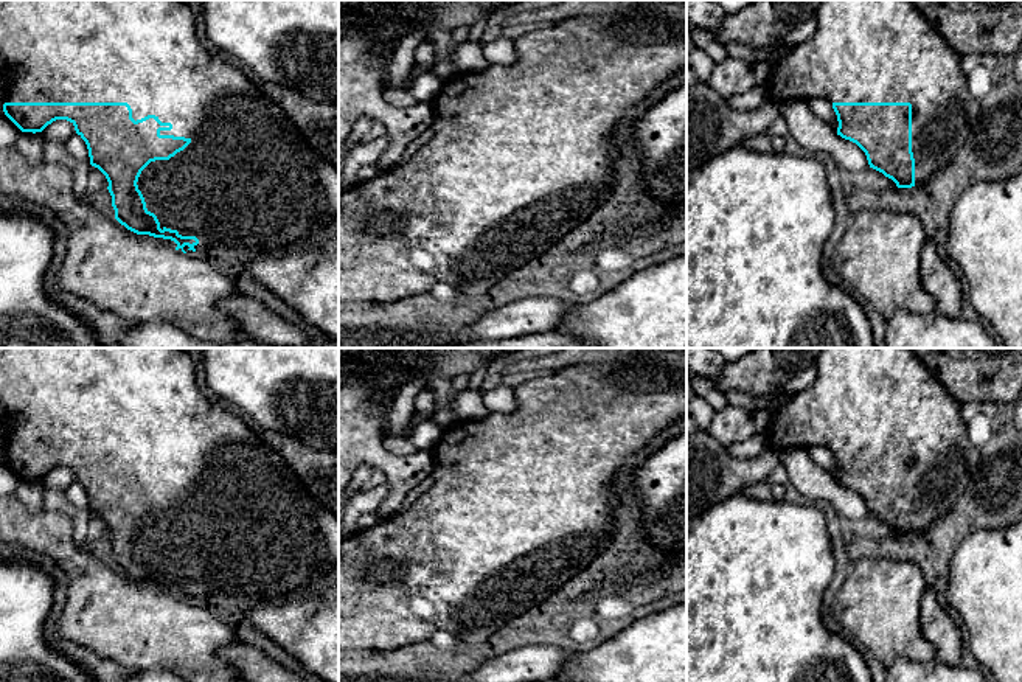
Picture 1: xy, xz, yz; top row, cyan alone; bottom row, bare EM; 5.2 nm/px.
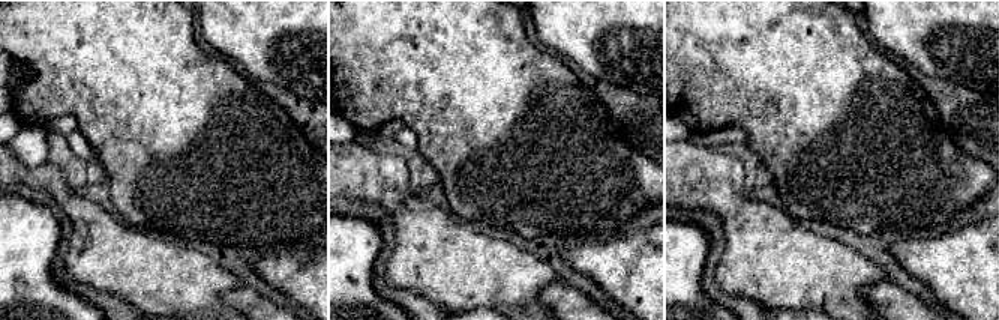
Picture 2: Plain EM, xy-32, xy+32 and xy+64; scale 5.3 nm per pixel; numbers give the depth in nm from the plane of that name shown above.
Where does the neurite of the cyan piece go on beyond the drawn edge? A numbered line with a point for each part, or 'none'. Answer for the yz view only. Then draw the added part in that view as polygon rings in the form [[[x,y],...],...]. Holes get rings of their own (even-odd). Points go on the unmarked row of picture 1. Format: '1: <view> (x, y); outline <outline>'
1: yz (862, 398); outline [[[822,348],[814,384],[772,412],[767,446],[781,452],[825,446],[829,451],[910,451],[915,534],[929,533],[958,503],[980,461],[961,404],[912,348]]]

